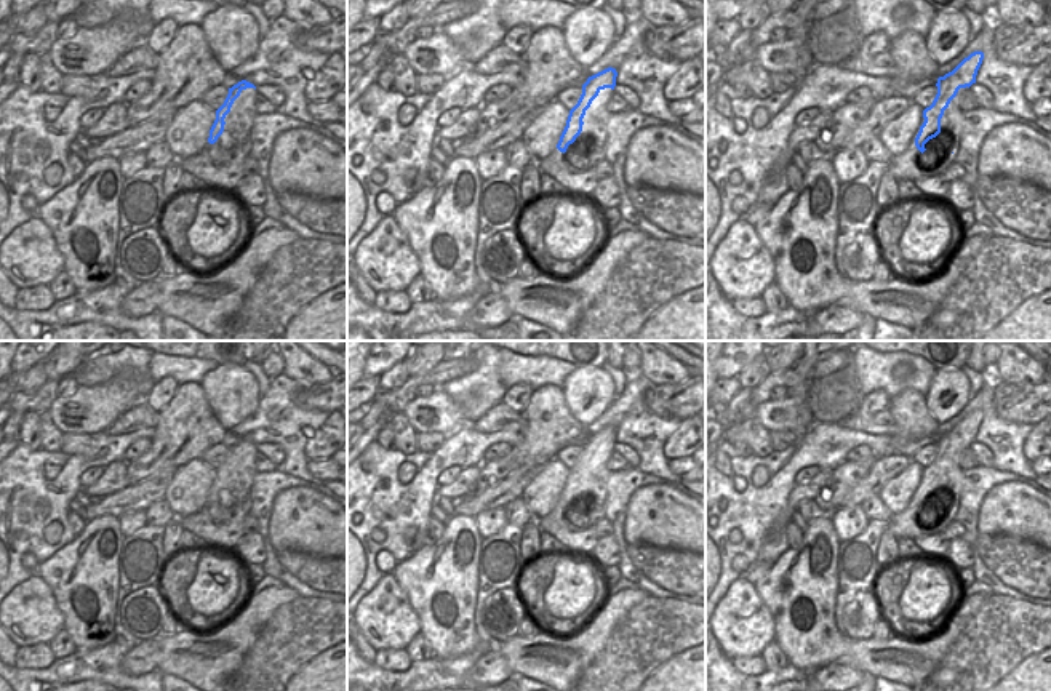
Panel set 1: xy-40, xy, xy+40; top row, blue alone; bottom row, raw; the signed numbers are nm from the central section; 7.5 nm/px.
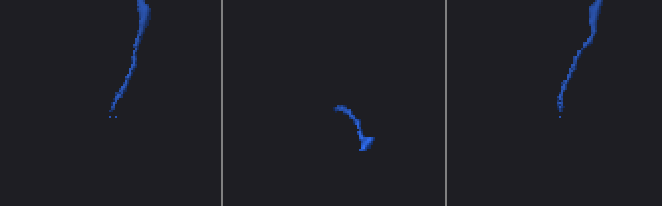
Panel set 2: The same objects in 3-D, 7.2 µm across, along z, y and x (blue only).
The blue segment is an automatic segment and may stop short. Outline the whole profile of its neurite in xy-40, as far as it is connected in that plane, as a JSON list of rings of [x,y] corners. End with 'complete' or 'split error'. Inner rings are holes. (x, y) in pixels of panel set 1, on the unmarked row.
[[[242,438],[237,443],[234,443],[232,446],[229,446],[229,453],[227,453],[224,462],[216,469],[216,478],[210,488],[210,496],[208,496],[210,502],[214,502],[218,499],[218,496],[222,493],[224,483],[226,483],[226,480],[224,480],[226,473],[230,470],[234,459],[246,446],[256,448],[256,445],[246,438]]] | complete

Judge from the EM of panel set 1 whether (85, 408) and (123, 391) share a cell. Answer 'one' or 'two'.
one

